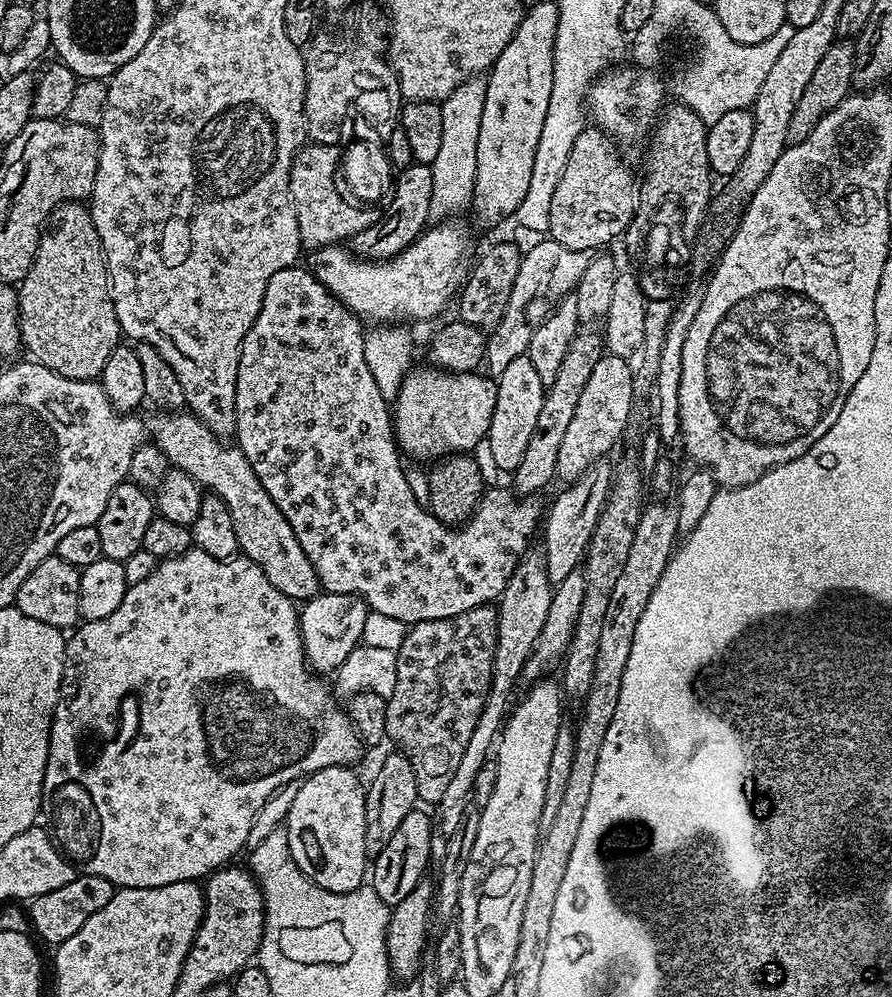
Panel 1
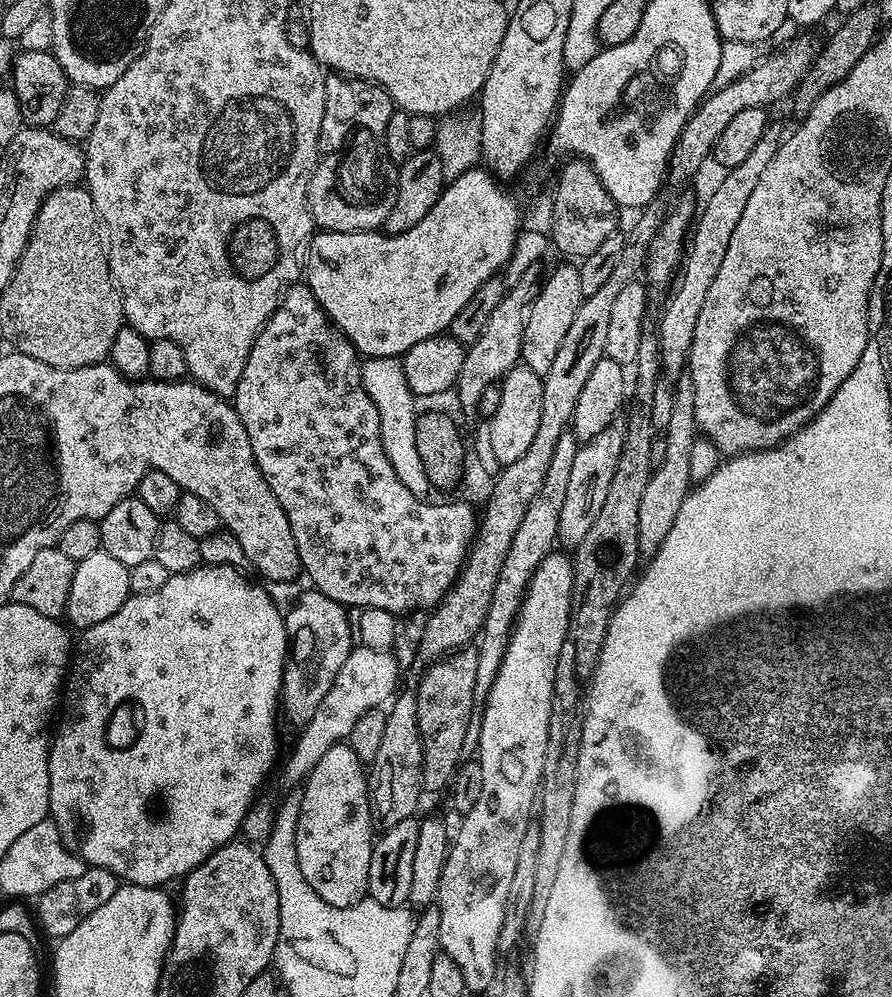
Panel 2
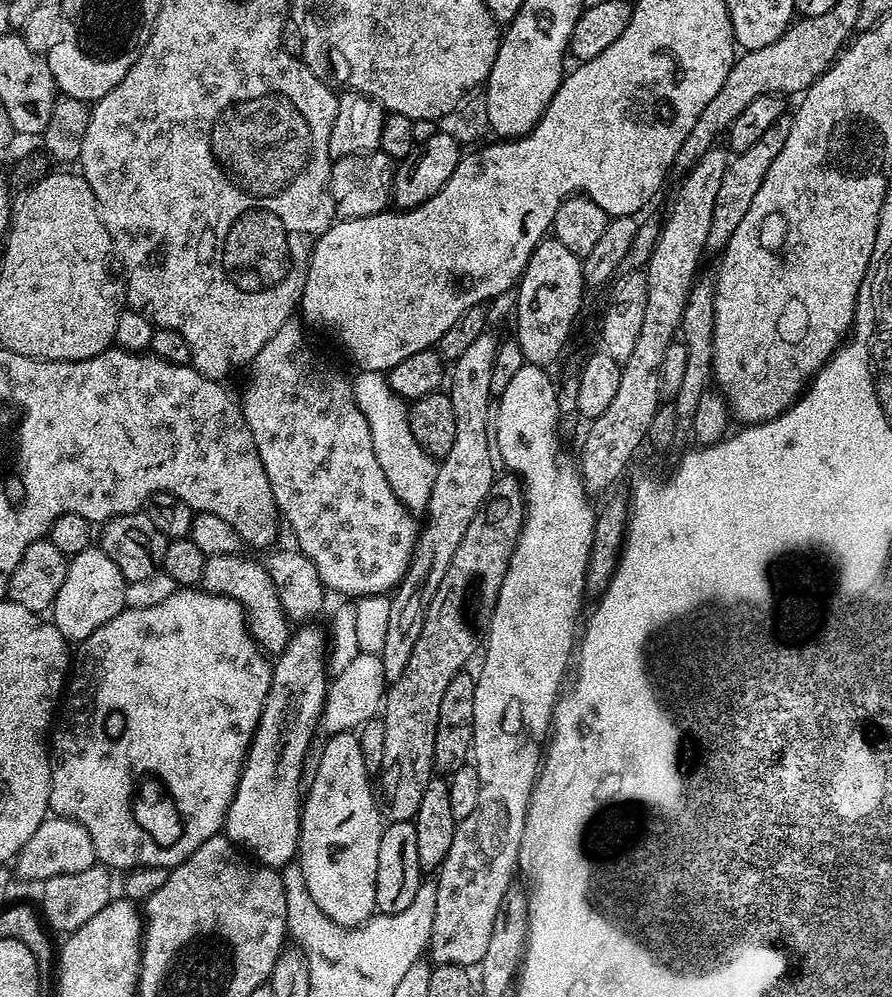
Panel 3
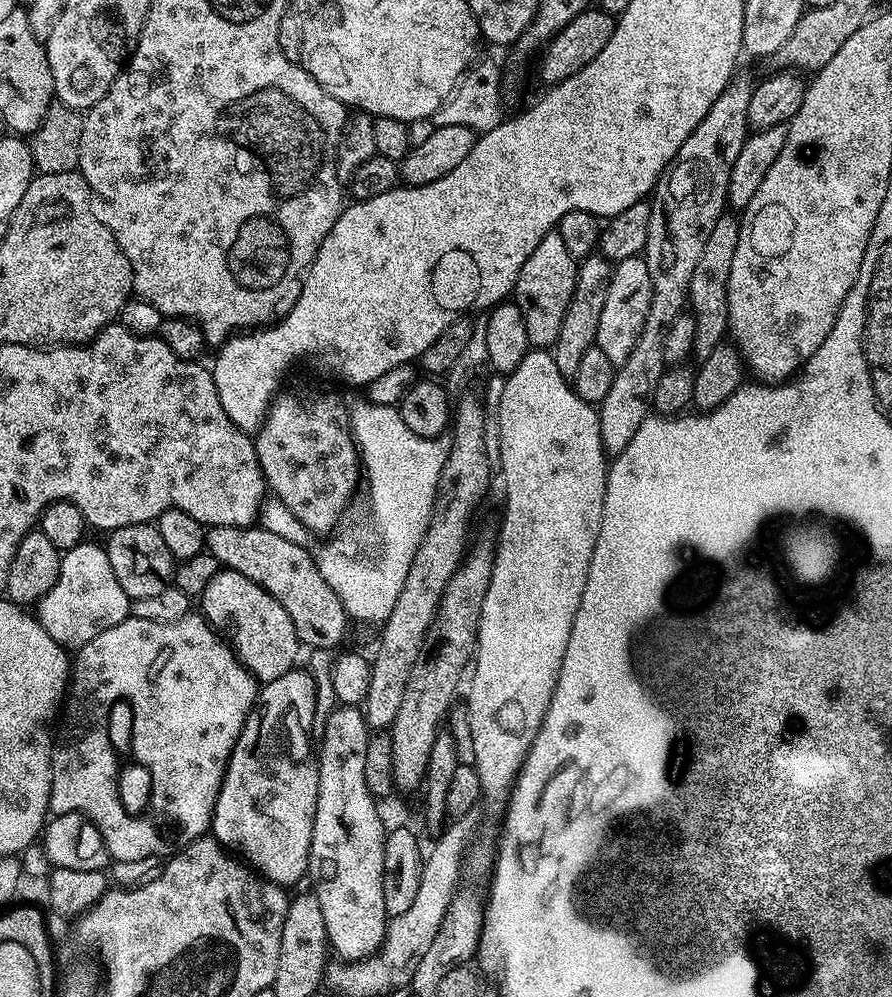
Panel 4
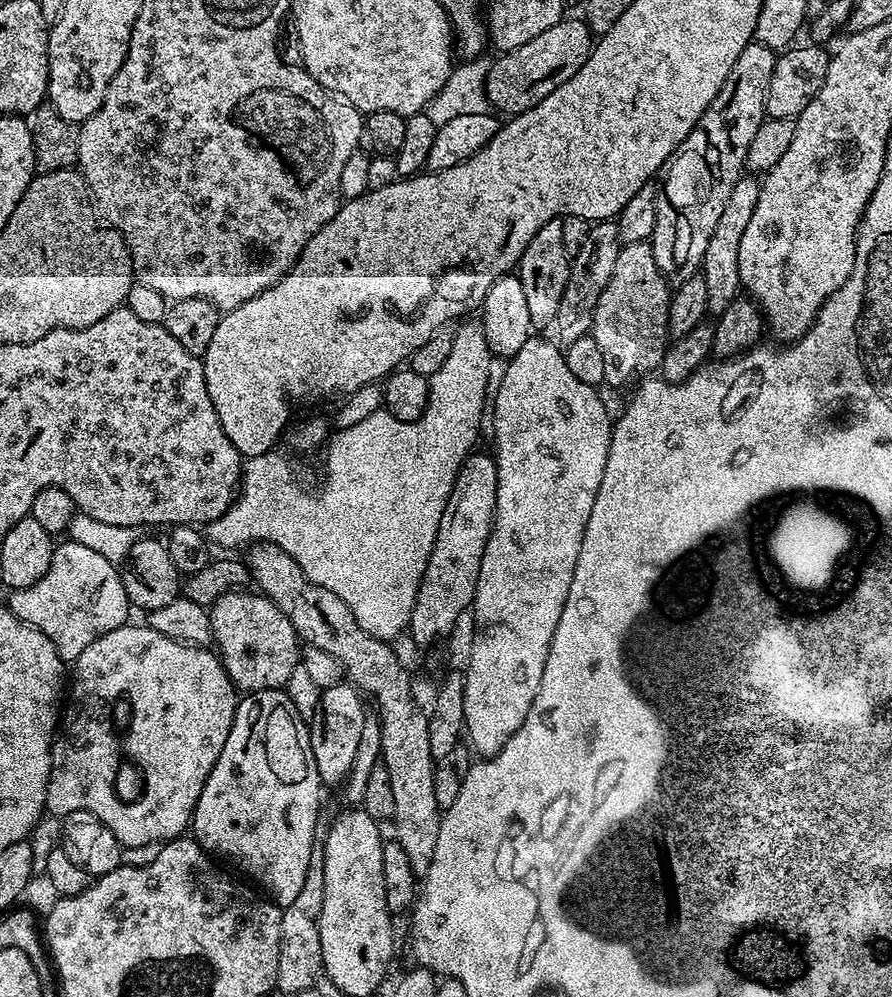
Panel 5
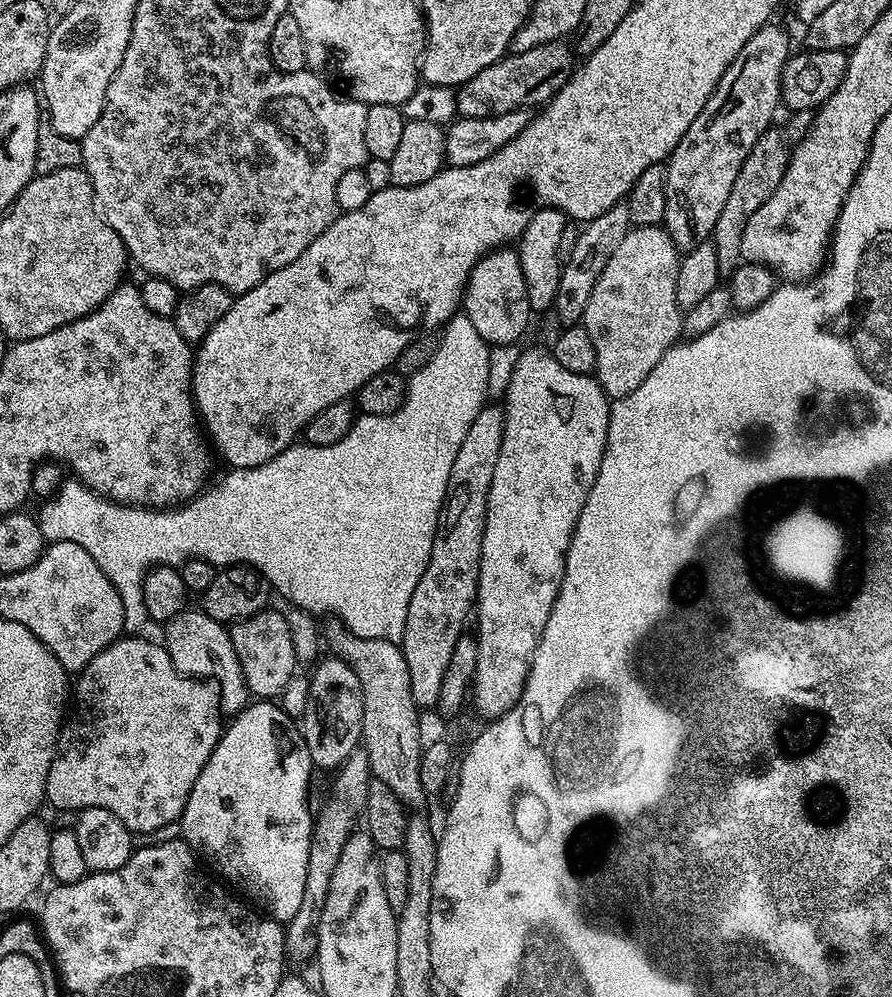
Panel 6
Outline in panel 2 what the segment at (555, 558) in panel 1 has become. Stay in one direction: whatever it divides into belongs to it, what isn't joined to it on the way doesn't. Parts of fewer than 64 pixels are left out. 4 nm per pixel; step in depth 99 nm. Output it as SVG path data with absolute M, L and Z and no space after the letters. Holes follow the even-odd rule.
M614 422L593 440L583 441L574 455L570 479L567 482L566 498L563 499L562 514L558 518L558 540L562 545L575 546L586 538L594 518L602 514L610 481L614 479L614 469L618 467L618 456L624 449L624 429Z

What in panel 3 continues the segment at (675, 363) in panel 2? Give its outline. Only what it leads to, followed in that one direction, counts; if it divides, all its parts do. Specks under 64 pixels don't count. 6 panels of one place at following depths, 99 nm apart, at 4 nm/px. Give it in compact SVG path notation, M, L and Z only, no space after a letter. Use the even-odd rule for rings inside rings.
M786 114L778 118L778 122L774 122L774 126L769 126L762 133L762 138L754 142L754 146L735 153L729 159L728 168L722 174L722 186L718 186L718 194L714 198L714 214L710 218L710 234L708 235L709 249L722 250L730 242L730 234L738 230L746 210L750 210L750 202L754 202L754 194L758 194L758 189L762 187L762 178L766 178L774 158L778 158L782 146L786 146L786 137L790 135L791 125L791 115Z

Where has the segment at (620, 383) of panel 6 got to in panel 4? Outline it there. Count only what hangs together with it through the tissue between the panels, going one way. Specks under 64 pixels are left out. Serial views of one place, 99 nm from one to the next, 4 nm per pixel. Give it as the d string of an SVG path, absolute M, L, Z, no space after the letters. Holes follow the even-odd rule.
M643 255L615 261L610 286L606 290L606 302L602 306L602 319L598 321L595 342L595 347L600 348L612 364L618 366L626 362L626 358L630 358L630 350L634 350L634 342L638 342L638 334L642 334L646 314L650 314L651 297L650 270Z

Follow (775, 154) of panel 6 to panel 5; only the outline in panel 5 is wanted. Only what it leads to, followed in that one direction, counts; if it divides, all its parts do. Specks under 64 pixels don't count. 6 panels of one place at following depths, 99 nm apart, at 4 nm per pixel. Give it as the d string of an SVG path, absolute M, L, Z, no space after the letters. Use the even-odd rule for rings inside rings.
M741 175L740 180L730 190L730 198L726 202L722 215L714 225L714 234L710 234L710 242L706 246L706 254L700 263L699 275L703 276L707 289L708 311L719 314L730 306L741 295L740 275L738 274L738 246L742 242L742 234L750 217L754 214L754 206L758 206L758 194L761 181L755 175Z

